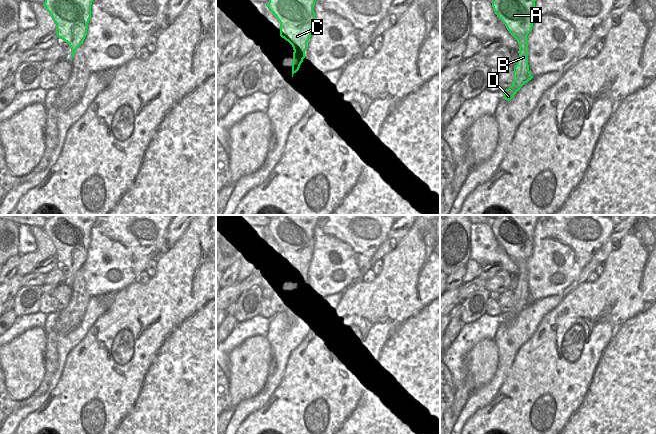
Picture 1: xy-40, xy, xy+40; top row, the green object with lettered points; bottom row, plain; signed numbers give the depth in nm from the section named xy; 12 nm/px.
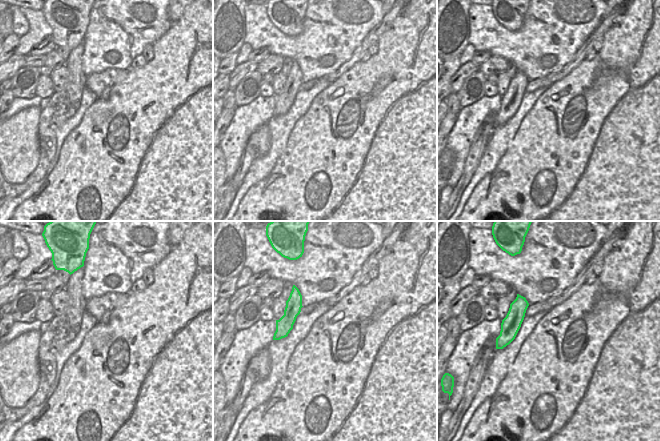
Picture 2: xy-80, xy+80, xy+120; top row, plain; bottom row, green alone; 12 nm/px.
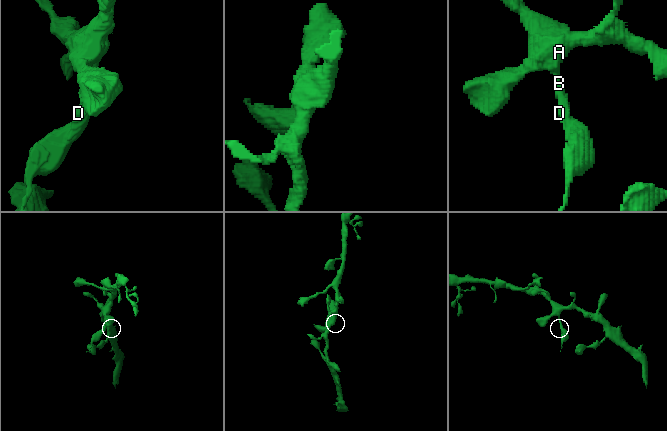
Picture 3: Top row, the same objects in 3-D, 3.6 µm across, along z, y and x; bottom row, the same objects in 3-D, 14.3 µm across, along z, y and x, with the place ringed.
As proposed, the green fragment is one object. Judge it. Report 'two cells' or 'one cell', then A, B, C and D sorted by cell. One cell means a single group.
two cells; A C / B D

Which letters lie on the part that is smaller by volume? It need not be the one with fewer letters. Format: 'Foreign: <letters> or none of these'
Foreign: B, D

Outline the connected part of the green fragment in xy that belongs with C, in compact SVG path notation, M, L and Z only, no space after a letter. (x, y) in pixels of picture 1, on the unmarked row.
M278 215L271 219L269 226L266 228L280 247L280 260L292 269L294 275L302 277L303 283L305 282L307 267L311 261L313 245L315 243L313 231L320 216L321 215Z

